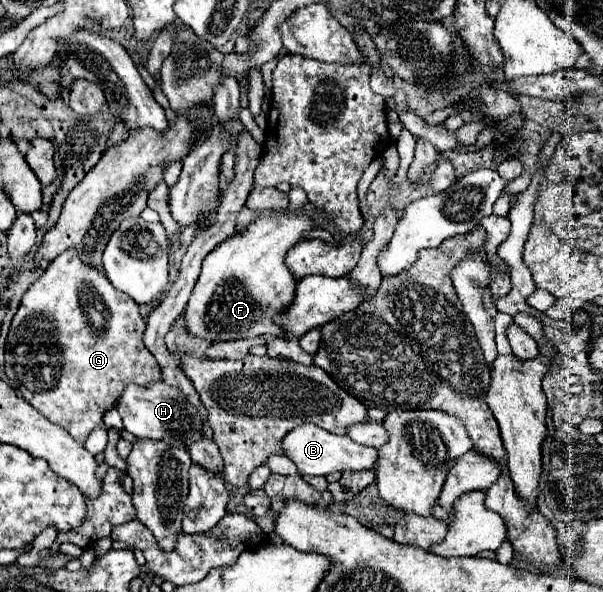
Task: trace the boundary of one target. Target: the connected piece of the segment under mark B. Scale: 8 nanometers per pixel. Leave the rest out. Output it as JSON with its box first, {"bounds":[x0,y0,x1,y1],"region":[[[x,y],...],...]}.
{"bounds":[282,423,378,475],"region":[[[302,423],[300,427],[292,429],[286,439],[282,441],[282,449],[284,455],[290,457],[296,465],[298,471],[302,475],[328,475],[334,471],[362,471],[362,469],[370,469],[376,467],[376,459],[378,459],[378,451],[372,447],[364,447],[360,443],[354,443],[350,437],[346,435],[332,435],[316,425],[310,423]]]}

